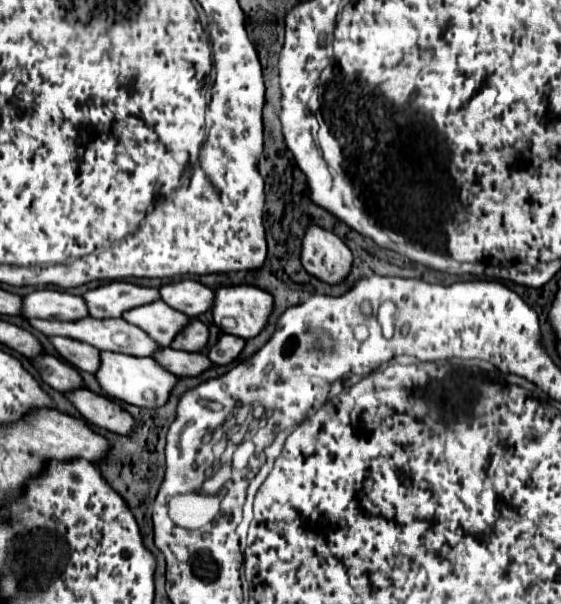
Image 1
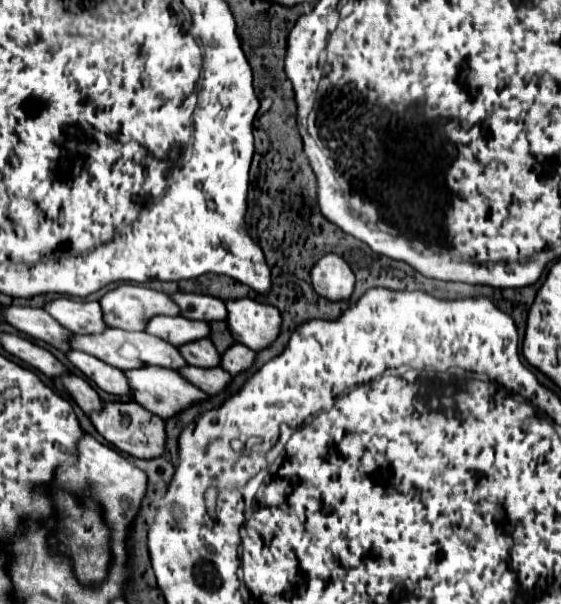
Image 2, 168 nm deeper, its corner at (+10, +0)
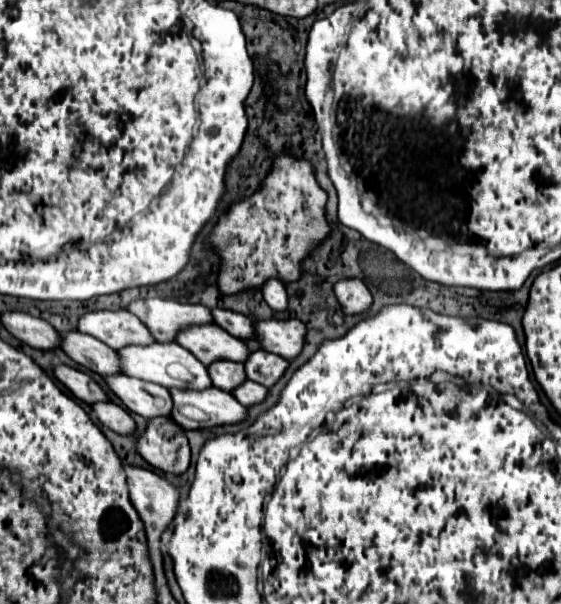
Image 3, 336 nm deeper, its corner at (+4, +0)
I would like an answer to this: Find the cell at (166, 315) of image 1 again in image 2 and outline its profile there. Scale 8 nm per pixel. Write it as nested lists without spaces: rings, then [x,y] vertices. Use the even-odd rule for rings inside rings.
[[[152,316],[144,330],[170,342],[172,346],[180,346],[184,342],[194,342],[208,336],[210,326],[206,322],[188,320],[184,316]]]

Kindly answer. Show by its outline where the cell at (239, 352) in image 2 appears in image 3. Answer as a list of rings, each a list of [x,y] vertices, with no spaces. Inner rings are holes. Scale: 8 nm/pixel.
[[[256,350],[250,354],[248,362],[244,364],[246,376],[266,388],[272,388],[286,372],[288,360],[284,360],[278,354],[266,352],[266,350]]]

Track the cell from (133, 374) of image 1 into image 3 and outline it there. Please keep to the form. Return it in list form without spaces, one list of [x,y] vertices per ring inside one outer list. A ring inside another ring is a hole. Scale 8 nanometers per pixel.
[[[210,388],[202,392],[194,390],[170,390],[174,400],[174,422],[184,426],[186,430],[198,430],[198,428],[212,428],[212,426],[232,426],[246,420],[248,410],[228,392]],[[182,406],[194,406],[202,410],[208,418],[206,420],[192,420],[180,412]]]

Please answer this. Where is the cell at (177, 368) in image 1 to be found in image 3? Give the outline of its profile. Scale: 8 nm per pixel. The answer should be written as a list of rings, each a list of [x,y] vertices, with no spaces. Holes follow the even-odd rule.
[[[246,380],[242,386],[238,386],[234,392],[234,398],[242,404],[242,406],[256,406],[256,404],[262,404],[268,396],[268,388],[258,384],[258,382],[252,382],[252,380]]]

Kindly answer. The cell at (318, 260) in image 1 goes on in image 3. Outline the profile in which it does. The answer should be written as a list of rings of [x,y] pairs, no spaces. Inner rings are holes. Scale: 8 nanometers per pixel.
[[[358,278],[336,282],[334,292],[344,314],[362,314],[368,312],[372,306],[372,294],[366,288],[366,284]]]

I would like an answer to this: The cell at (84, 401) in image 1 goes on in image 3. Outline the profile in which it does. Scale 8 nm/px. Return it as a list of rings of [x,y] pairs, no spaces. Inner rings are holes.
[[[170,418],[148,420],[146,432],[138,438],[140,456],[166,474],[182,474],[190,466],[186,430]]]

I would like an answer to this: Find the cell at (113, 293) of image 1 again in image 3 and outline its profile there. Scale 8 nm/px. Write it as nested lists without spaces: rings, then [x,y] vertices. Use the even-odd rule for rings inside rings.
[[[138,298],[128,310],[136,314],[158,342],[176,342],[182,326],[200,326],[214,322],[212,310],[200,304],[184,304],[164,298]]]

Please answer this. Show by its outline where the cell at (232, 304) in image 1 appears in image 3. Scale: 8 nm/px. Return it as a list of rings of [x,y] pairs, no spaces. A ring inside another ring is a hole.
[[[260,320],[254,322],[258,340],[264,350],[274,352],[286,360],[294,360],[306,340],[306,324],[292,320]]]

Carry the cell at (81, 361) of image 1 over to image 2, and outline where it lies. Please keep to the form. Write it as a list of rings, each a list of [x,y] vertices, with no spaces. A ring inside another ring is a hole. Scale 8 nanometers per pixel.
[[[70,350],[66,352],[66,358],[88,378],[92,380],[98,388],[102,388],[108,394],[128,394],[128,382],[122,374],[122,370],[108,366],[106,362],[86,354],[86,352],[78,352],[78,350]]]

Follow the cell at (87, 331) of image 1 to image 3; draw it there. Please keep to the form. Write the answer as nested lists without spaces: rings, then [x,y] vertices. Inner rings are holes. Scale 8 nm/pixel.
[[[172,342],[172,344],[150,344],[150,346],[126,346],[124,350],[120,350],[120,356],[122,356],[122,364],[124,364],[124,374],[128,376],[134,376],[134,378],[140,378],[140,380],[146,380],[146,382],[156,382],[160,386],[166,386],[166,388],[188,388],[188,390],[204,390],[204,388],[210,388],[212,382],[210,382],[210,376],[206,374],[206,366],[202,366],[202,362],[198,362],[198,358],[194,358],[194,354],[190,354],[186,348],[182,348],[180,344]],[[170,364],[182,364],[192,376],[194,376],[194,382],[192,384],[186,384],[182,380],[176,380],[168,374],[168,366]]]

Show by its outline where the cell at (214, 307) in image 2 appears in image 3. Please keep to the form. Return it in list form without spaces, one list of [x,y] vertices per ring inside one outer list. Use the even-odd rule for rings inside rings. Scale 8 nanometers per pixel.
[[[220,308],[212,310],[212,314],[214,314],[216,324],[220,328],[224,328],[226,332],[230,332],[232,336],[236,336],[240,340],[256,340],[252,318],[238,314],[238,312],[232,312],[232,310],[220,310]]]

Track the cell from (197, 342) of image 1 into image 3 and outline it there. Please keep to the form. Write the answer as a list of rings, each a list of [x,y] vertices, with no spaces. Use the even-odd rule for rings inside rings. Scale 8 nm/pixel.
[[[214,362],[208,366],[210,378],[216,388],[220,390],[234,390],[234,386],[240,386],[240,382],[246,382],[244,366],[238,362]]]

